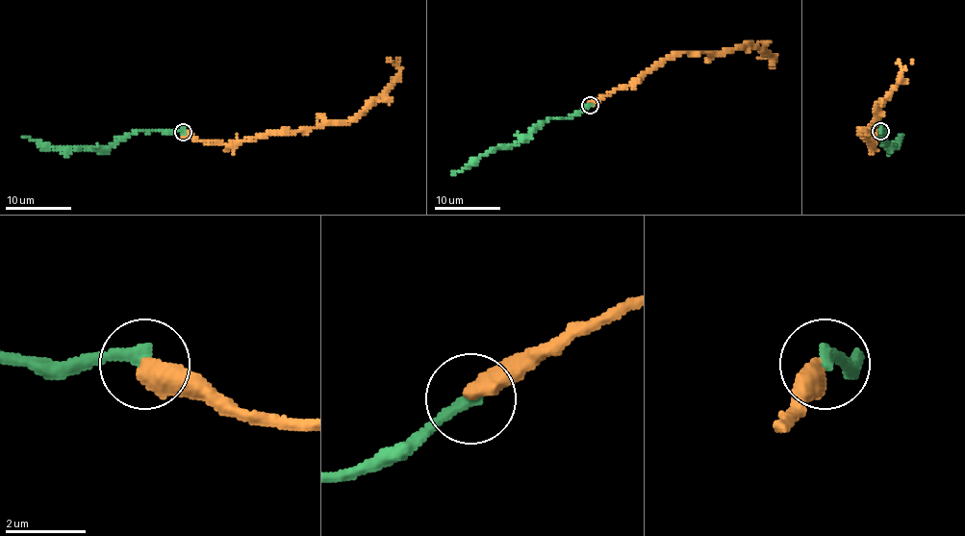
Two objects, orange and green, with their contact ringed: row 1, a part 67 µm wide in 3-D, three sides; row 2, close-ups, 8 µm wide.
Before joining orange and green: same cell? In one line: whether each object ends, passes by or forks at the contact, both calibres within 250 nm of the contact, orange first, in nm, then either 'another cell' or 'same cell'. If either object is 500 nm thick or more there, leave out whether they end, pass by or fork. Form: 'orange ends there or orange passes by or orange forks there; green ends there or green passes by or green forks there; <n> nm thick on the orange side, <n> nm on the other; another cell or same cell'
550 nm thick on the orange side, 340 nm on the other; same cell

